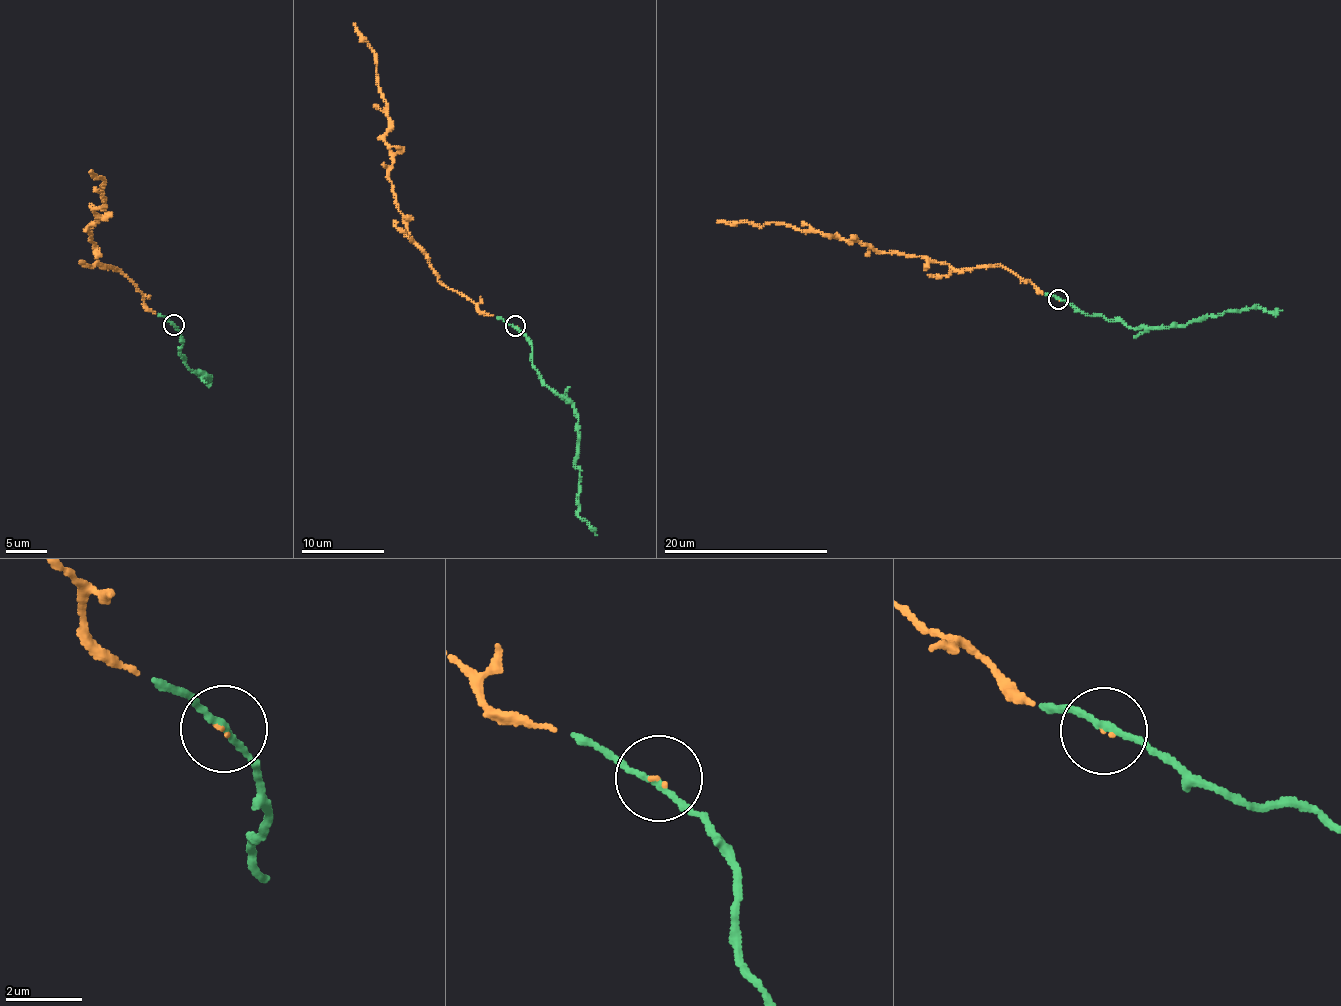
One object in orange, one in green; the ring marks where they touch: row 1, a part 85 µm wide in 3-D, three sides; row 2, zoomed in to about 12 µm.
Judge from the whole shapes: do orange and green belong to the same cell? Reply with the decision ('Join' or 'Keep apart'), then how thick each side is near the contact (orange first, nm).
Join. Thickness 50 nm (orange) against 170 nm

